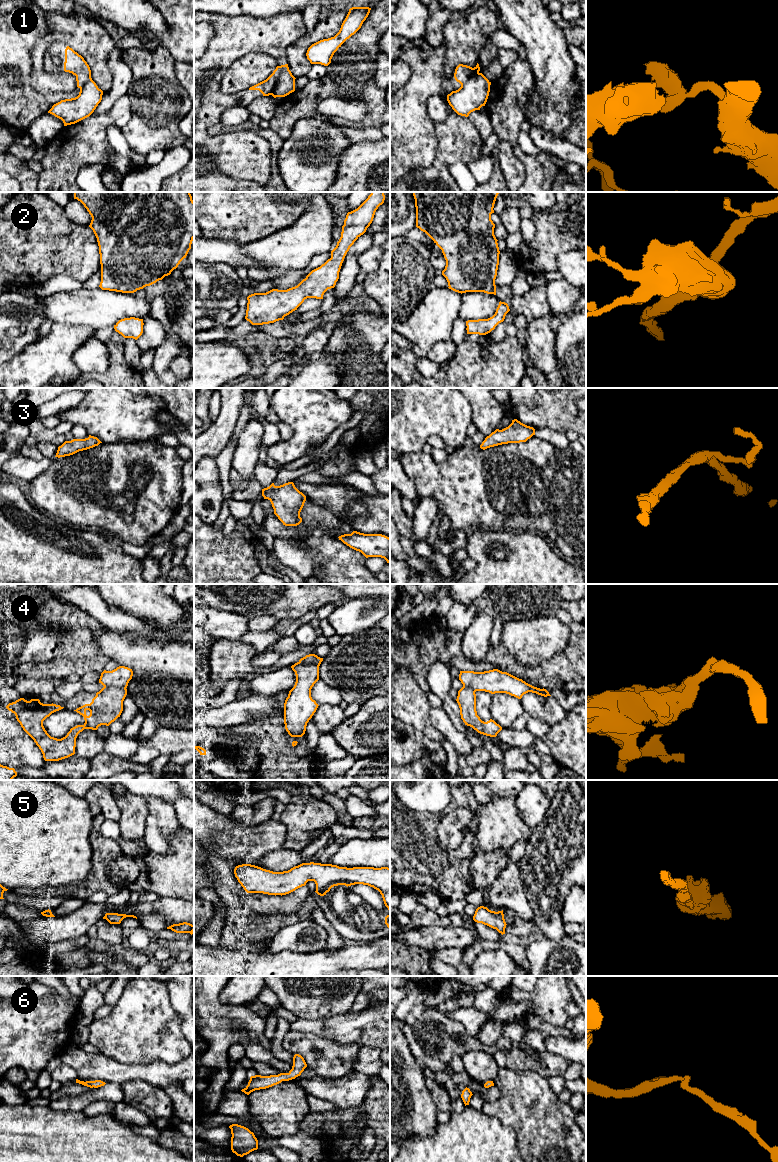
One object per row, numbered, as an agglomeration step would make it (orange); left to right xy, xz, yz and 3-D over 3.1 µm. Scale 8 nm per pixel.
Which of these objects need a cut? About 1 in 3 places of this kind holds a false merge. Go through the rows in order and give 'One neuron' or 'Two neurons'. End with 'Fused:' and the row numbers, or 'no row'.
1: Two neurons
2: One neuron
3: One neuron
4: Two neurons
5: One neuron
6: One neuron
Fused: 1, 4

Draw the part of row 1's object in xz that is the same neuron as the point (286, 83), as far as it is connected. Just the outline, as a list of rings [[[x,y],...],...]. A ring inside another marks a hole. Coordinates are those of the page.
[[[288,69],[280,75],[278,82],[272,92],[272,96],[285,97],[290,93],[295,91],[295,77],[292,75],[291,71]]]

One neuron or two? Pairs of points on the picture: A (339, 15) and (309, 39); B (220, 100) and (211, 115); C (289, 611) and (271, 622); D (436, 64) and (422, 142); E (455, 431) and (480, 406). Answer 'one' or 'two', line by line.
A: one
B: one
C: two
D: one
E: two

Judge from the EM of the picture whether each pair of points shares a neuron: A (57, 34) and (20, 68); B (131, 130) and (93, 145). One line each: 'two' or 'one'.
A: two
B: two

